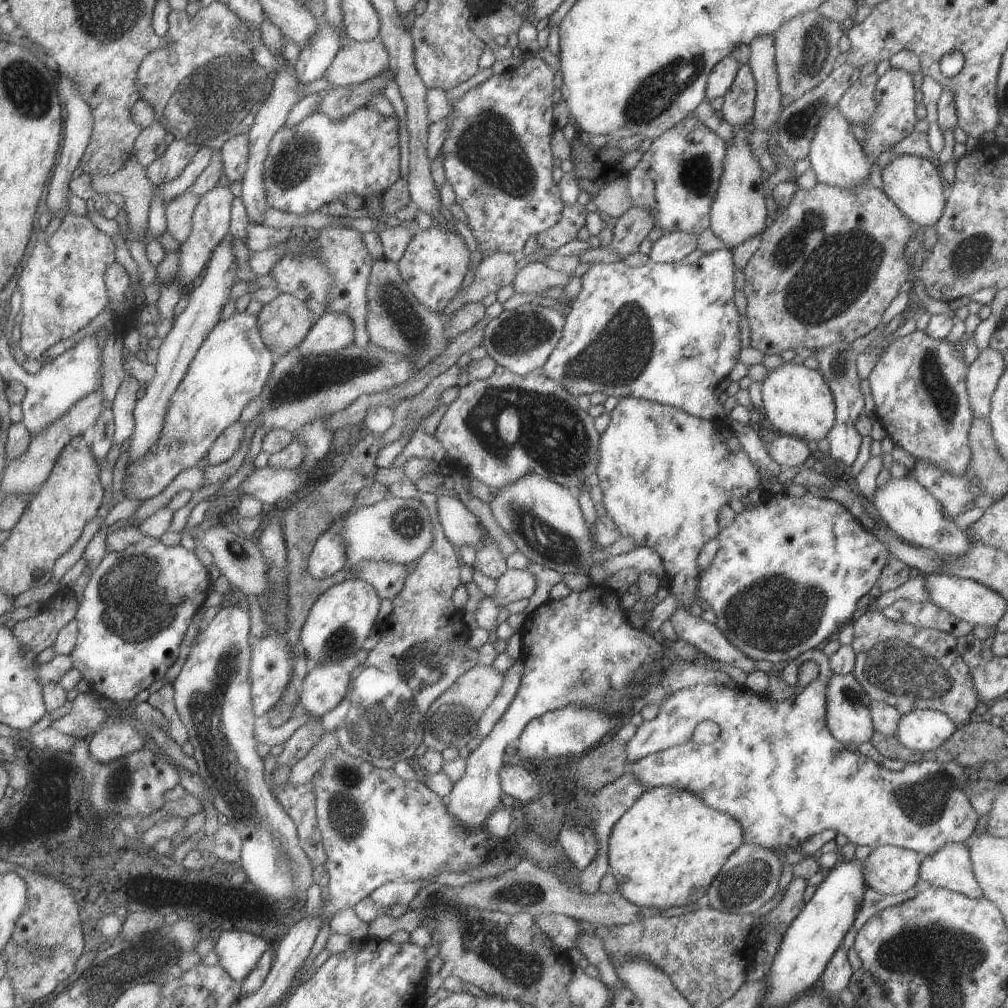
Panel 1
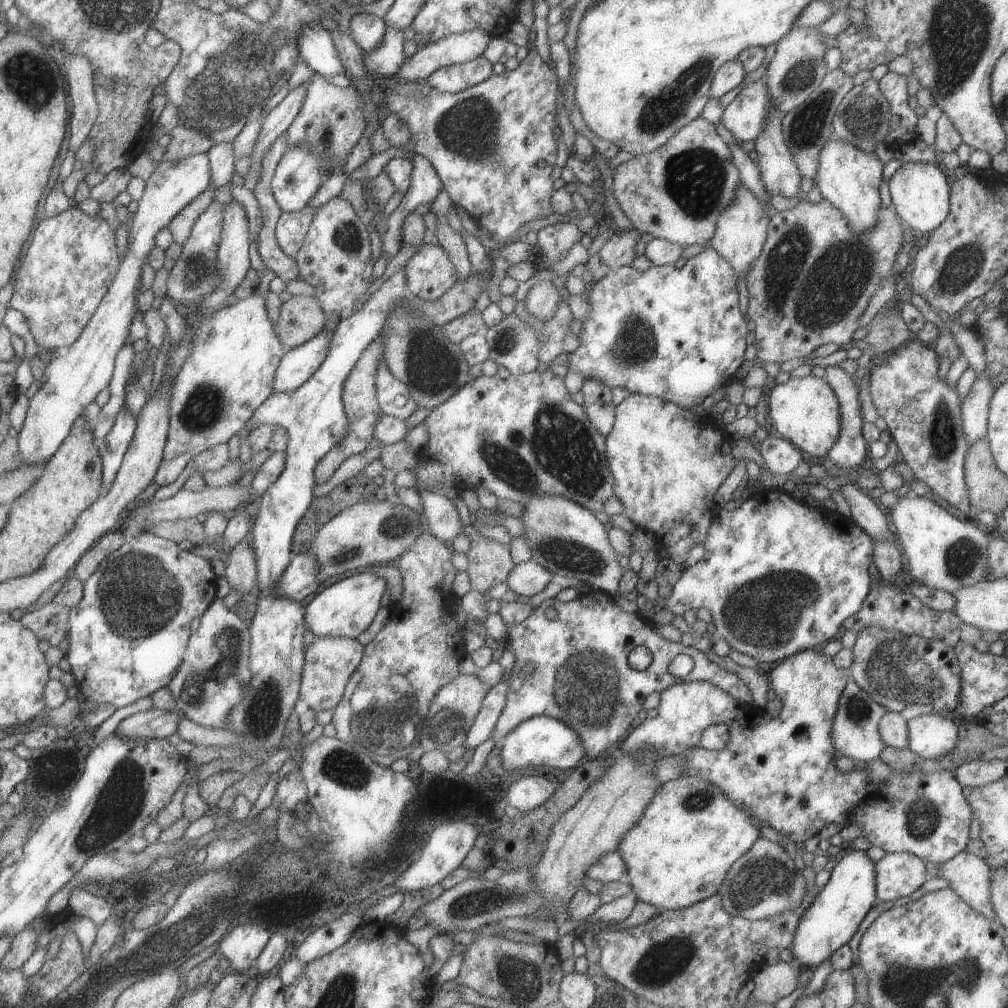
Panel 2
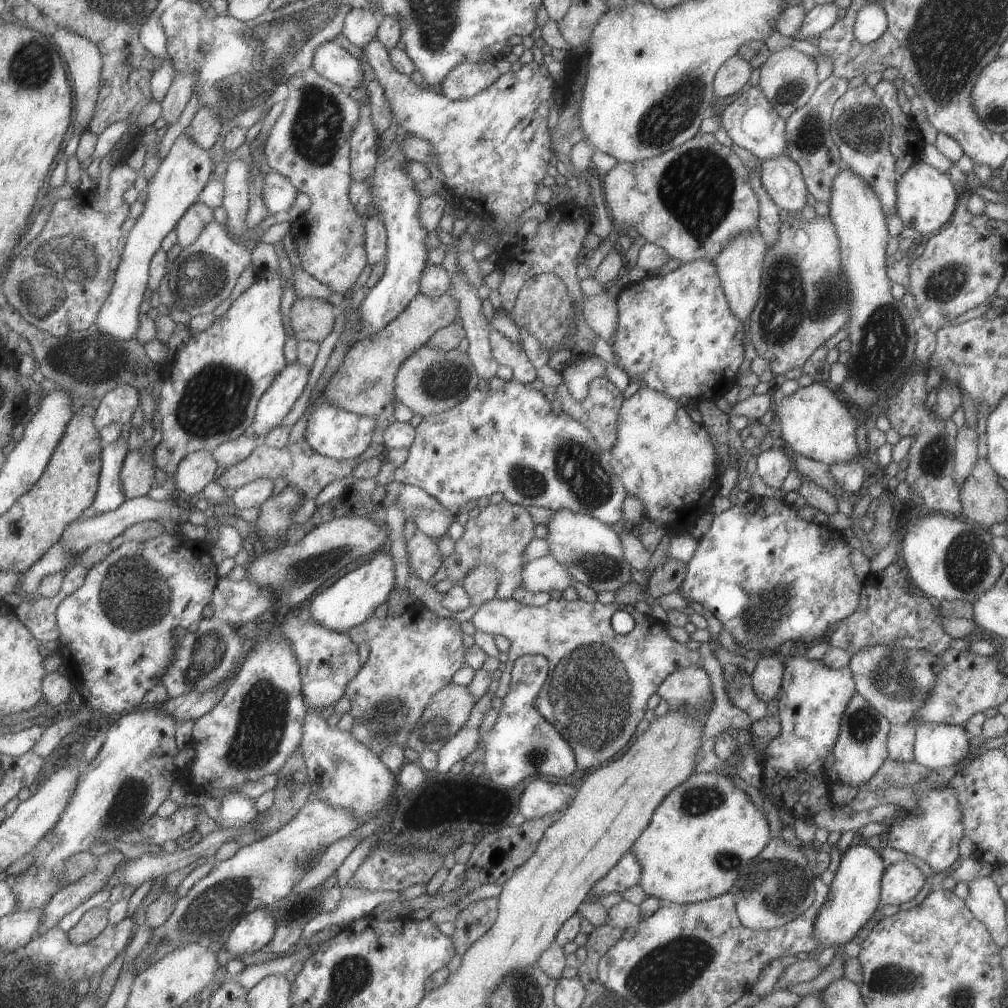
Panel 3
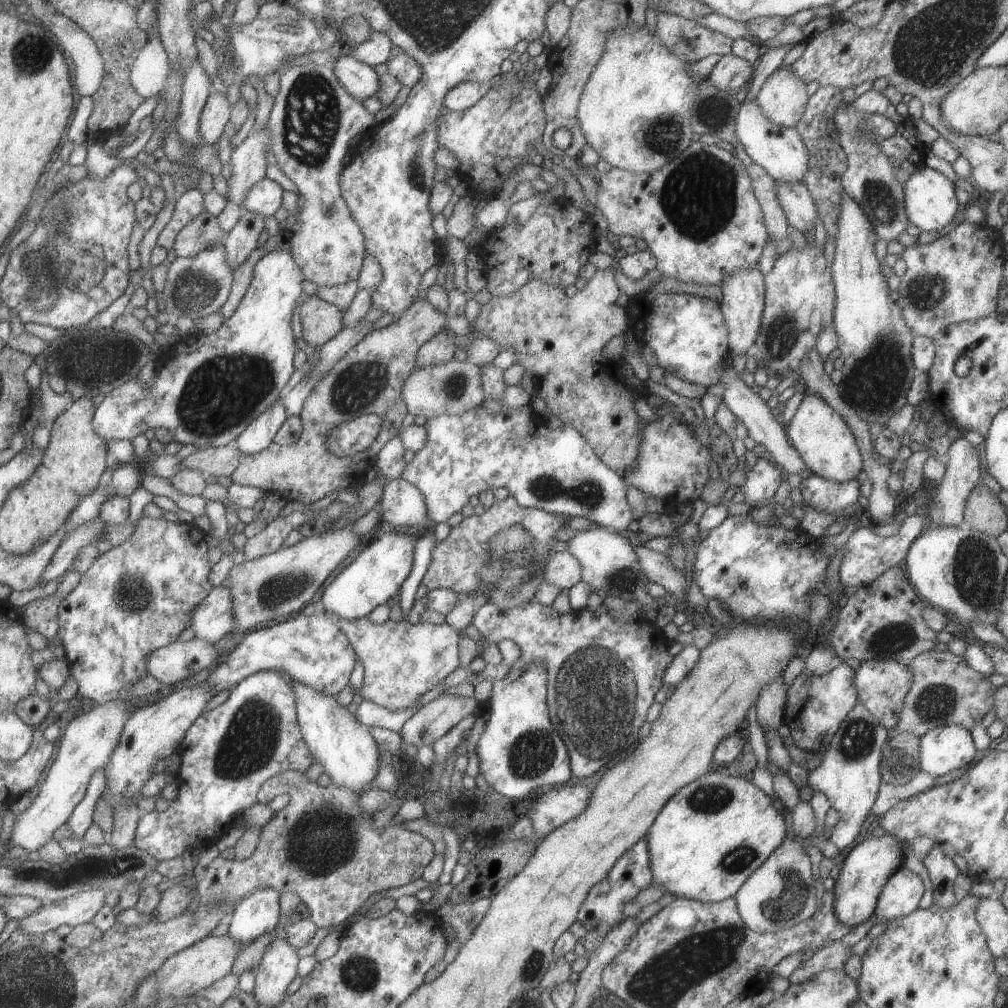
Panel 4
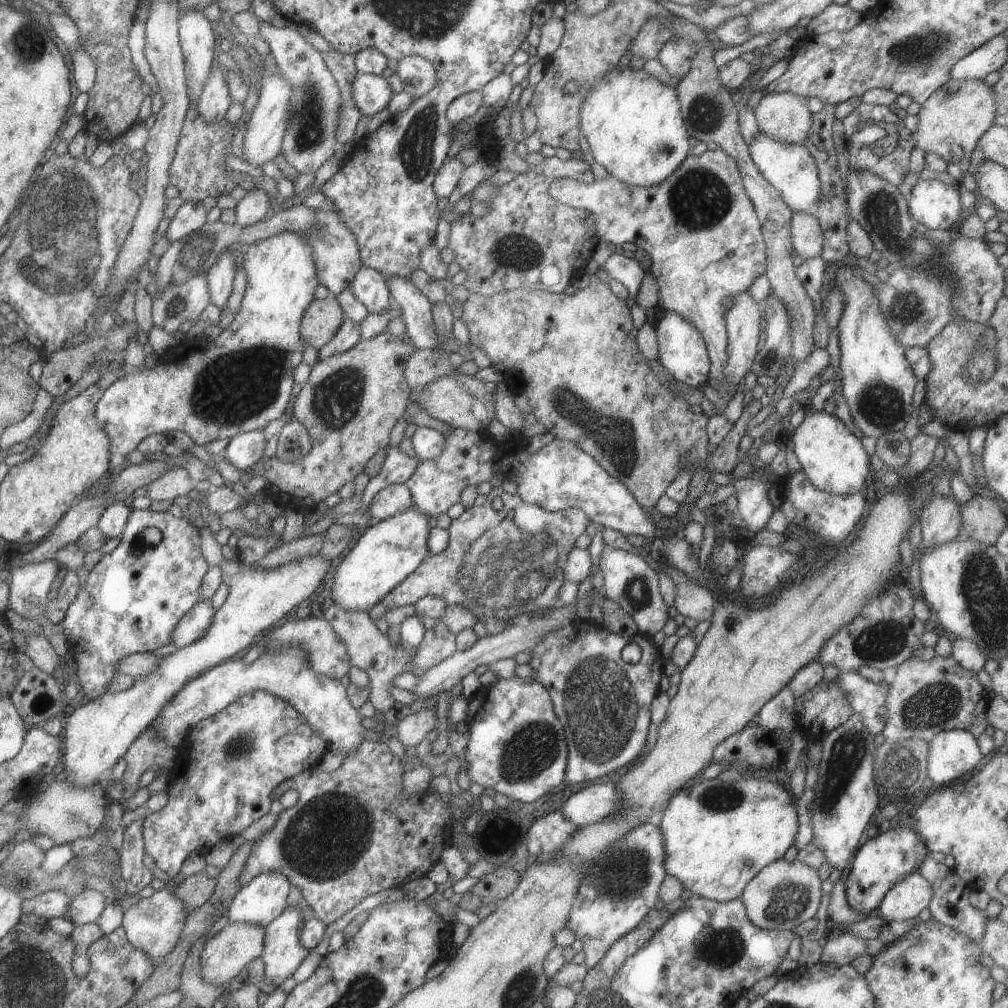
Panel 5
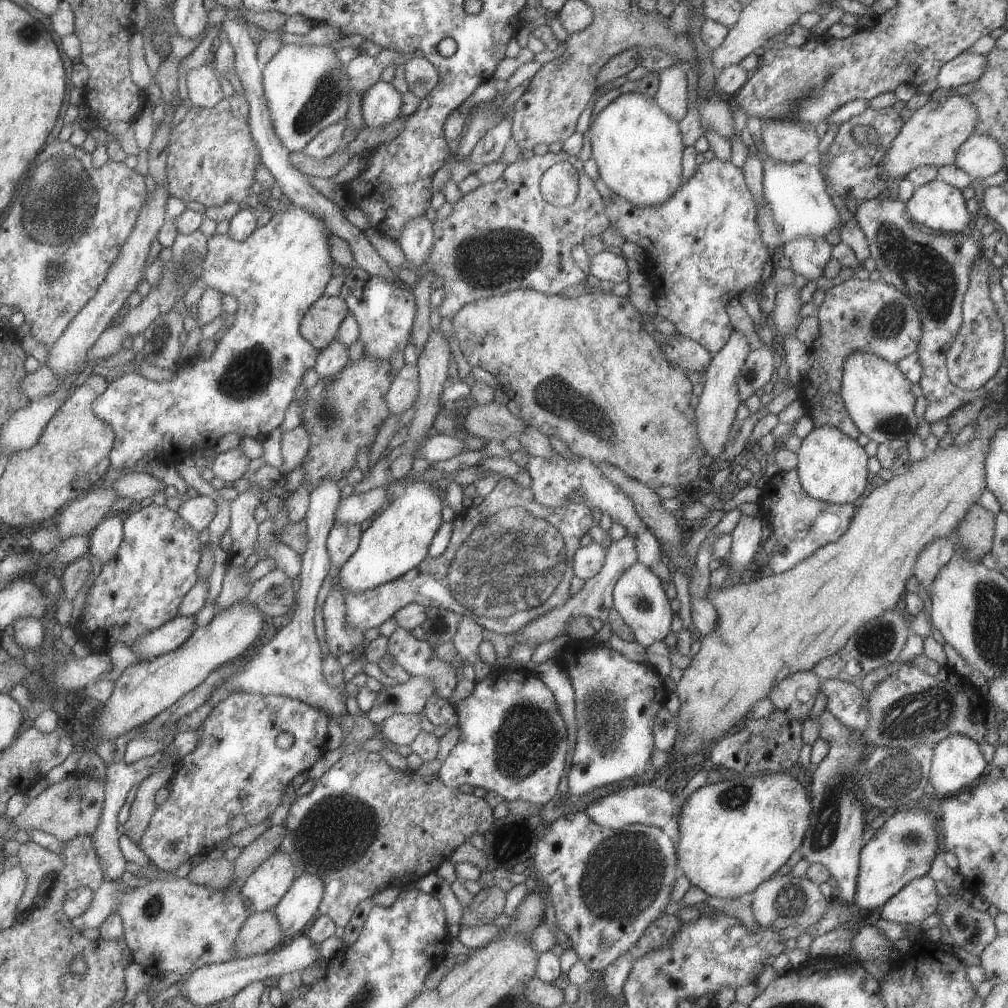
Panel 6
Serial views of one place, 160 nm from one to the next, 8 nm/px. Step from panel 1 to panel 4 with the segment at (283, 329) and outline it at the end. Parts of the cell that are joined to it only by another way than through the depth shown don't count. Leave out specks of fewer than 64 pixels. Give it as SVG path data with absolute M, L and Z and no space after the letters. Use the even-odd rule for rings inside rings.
M315 295L304 296L300 309L303 340L318 347L331 340L344 328L342 315L342 311L323 299Z

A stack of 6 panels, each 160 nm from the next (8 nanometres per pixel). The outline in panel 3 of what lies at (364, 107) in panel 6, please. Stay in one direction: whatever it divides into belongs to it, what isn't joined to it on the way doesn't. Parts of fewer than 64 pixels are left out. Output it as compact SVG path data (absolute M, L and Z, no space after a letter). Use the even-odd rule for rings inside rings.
M329 39L315 47L311 67L333 84L351 90L367 82L359 61L349 55L335 39Z

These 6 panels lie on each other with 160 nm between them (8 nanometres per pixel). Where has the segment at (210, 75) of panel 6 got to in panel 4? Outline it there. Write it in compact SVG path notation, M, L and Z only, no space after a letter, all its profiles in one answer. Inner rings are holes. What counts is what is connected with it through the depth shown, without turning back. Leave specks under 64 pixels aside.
M212 89L201 109L198 133L204 146L215 146L217 139L229 125L230 106L225 97Z

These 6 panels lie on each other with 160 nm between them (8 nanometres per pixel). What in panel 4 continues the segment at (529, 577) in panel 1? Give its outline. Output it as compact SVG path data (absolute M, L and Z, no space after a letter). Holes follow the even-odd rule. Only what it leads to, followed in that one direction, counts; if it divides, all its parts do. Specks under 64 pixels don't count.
M567 551L551 552L544 563L543 580L560 590L569 590L580 580L579 561Z

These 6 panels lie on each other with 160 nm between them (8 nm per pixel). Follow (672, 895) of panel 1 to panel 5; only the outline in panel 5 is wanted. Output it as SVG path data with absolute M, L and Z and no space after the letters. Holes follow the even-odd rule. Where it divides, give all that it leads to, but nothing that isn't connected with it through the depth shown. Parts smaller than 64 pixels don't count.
M715 777L713 779L703 779L694 783L688 788L678 790L665 804L661 810L661 818L657 828L661 831L663 839L664 859L663 866L666 875L676 878L683 889L698 897L703 897L712 901L730 901L739 898L743 887L761 870L766 864L784 856L784 852L794 843L795 832L797 832L797 813L795 802L790 791L783 789L777 783L772 783L766 779L741 778L736 781L721 781Z

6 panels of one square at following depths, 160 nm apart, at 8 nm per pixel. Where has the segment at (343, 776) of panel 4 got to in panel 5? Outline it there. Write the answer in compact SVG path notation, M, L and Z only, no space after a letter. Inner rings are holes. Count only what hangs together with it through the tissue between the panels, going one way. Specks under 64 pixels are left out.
M283 645L271 653L263 652L248 666L242 664L239 657L231 658L197 675L171 698L171 702L167 702L167 706L163 706L163 710L159 710L150 726L159 740L163 740L167 746L178 748L196 722L257 689L288 702L325 742L325 750L335 750L345 758L364 740L362 718L349 703L344 686L335 679L317 674L311 668L302 646L291 645Z

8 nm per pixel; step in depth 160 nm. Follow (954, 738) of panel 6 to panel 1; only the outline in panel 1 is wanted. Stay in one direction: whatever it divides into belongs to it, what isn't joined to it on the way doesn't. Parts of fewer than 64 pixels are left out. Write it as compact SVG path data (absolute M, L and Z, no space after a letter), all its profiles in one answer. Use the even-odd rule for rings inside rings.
M915 709L900 715L894 737L911 750L932 751L947 741L956 727L945 713Z

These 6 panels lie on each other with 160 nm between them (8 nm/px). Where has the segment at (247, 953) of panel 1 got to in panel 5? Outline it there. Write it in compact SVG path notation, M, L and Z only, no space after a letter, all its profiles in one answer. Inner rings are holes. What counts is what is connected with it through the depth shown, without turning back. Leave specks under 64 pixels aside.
M279 873L258 874L234 894L226 911L229 922L265 928L284 911L289 886Z

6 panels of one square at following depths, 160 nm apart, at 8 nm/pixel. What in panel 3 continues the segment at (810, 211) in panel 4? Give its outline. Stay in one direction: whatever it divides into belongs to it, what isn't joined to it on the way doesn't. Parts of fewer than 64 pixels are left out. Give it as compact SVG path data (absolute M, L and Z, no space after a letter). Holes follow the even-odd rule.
M787 154L760 161L760 183L780 210L797 215L806 204L805 181L797 163Z

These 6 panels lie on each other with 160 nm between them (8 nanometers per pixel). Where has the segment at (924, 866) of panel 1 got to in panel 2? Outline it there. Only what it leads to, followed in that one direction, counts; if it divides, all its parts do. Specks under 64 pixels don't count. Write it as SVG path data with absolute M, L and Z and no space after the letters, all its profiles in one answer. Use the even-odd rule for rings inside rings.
M965 849L960 850L949 860L936 865L937 872L935 879L945 880L948 887L954 890L959 898L963 899L972 909L991 921L996 918L990 901L990 878L991 872L983 857L978 857L974 853L969 853Z

